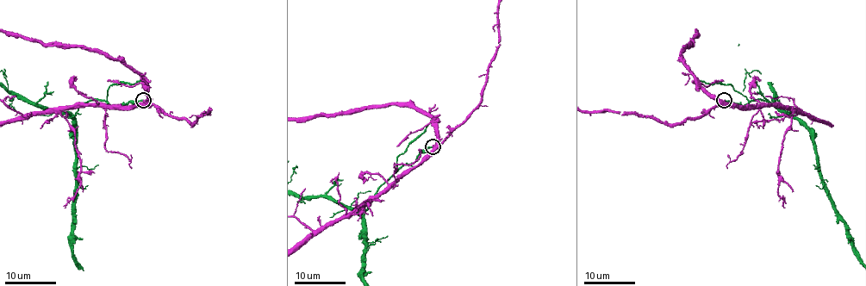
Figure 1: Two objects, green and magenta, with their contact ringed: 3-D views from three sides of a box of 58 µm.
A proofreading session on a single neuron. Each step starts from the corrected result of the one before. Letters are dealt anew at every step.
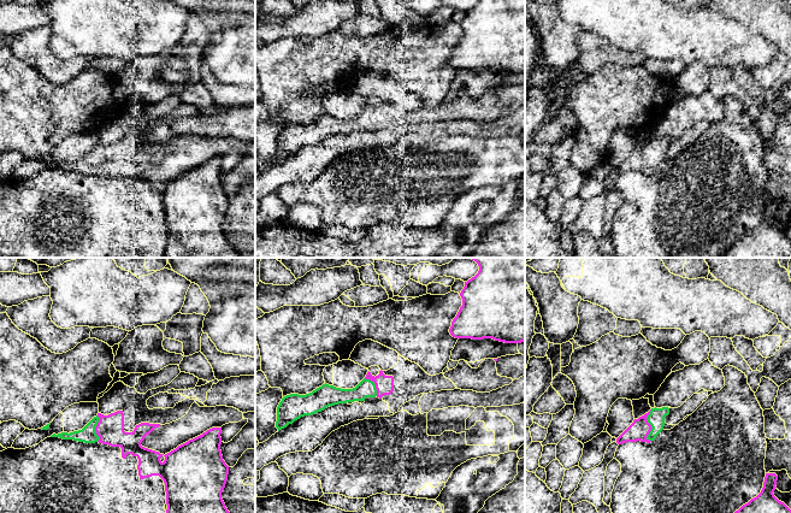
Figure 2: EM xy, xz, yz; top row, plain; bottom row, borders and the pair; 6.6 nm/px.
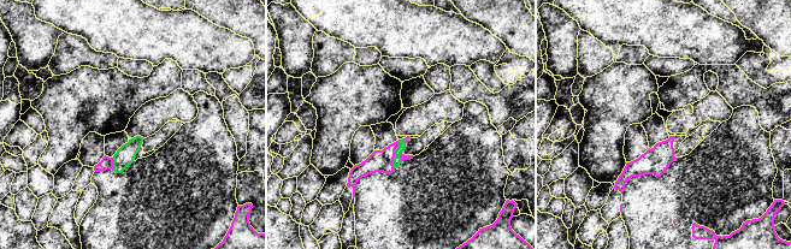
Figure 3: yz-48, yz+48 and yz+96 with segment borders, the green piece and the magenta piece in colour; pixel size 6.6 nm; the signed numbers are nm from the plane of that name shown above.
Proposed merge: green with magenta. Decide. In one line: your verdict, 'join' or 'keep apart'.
keep apart

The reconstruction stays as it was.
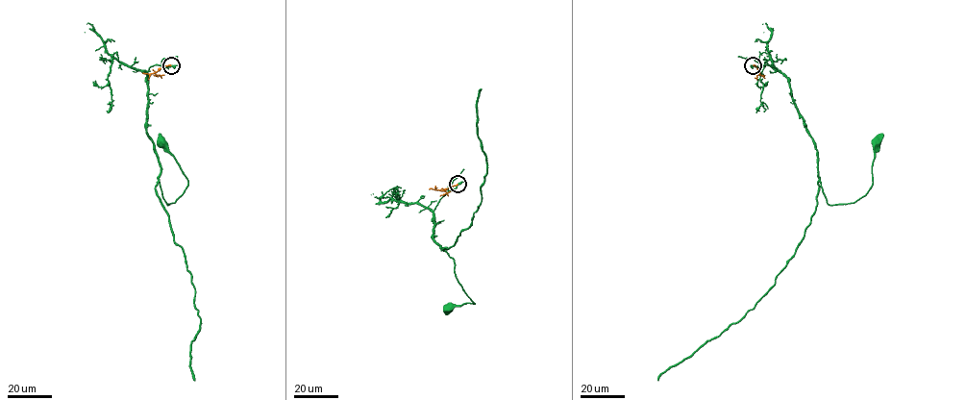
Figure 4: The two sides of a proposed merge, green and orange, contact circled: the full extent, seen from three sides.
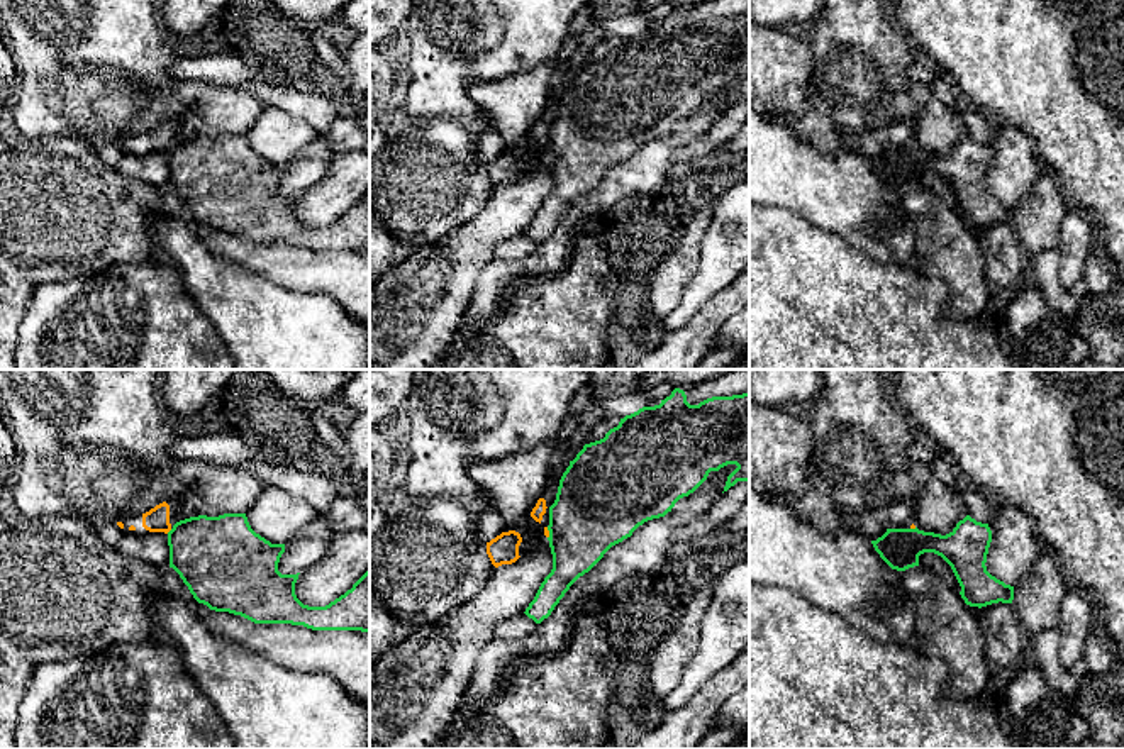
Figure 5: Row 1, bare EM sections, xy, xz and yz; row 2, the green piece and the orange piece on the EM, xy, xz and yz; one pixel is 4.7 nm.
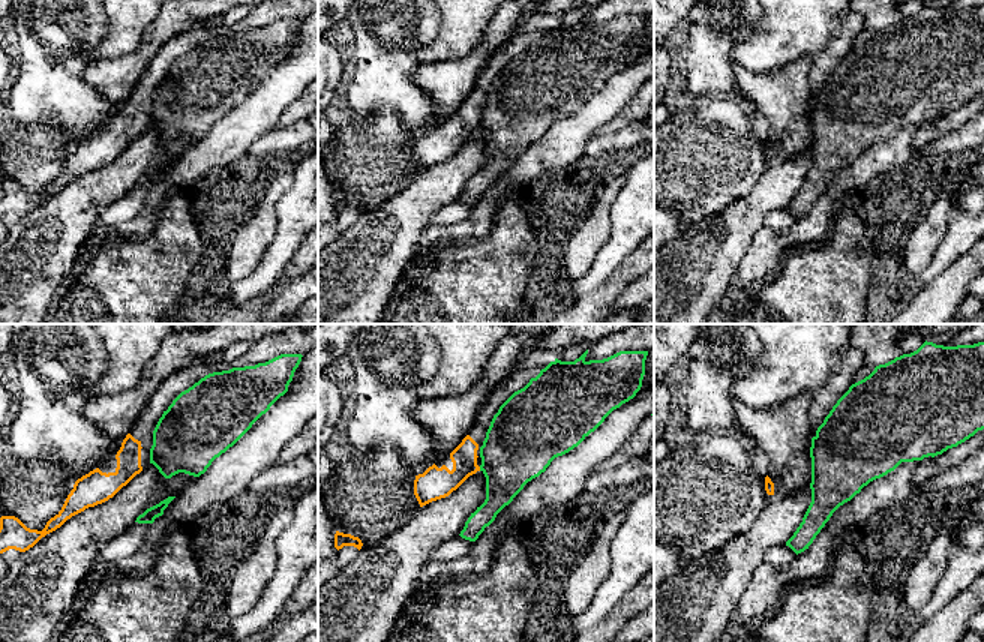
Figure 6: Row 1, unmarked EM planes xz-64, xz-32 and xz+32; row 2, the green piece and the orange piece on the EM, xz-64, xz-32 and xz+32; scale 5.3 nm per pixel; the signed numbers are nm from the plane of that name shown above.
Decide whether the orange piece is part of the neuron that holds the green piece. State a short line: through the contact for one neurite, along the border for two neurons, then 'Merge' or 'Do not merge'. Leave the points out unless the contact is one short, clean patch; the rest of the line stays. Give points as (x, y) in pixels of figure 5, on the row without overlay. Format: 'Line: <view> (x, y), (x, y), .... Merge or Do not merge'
Line: xy (172, 149), (166, 153). Do not merge

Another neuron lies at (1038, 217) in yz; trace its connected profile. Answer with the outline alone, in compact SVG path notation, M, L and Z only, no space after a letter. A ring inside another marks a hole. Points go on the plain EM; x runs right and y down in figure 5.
M1044 171L1031 193L1014 205L1012 229L1019 244L1032 256L1056 246L1061 220L1068 212L1056 178Z

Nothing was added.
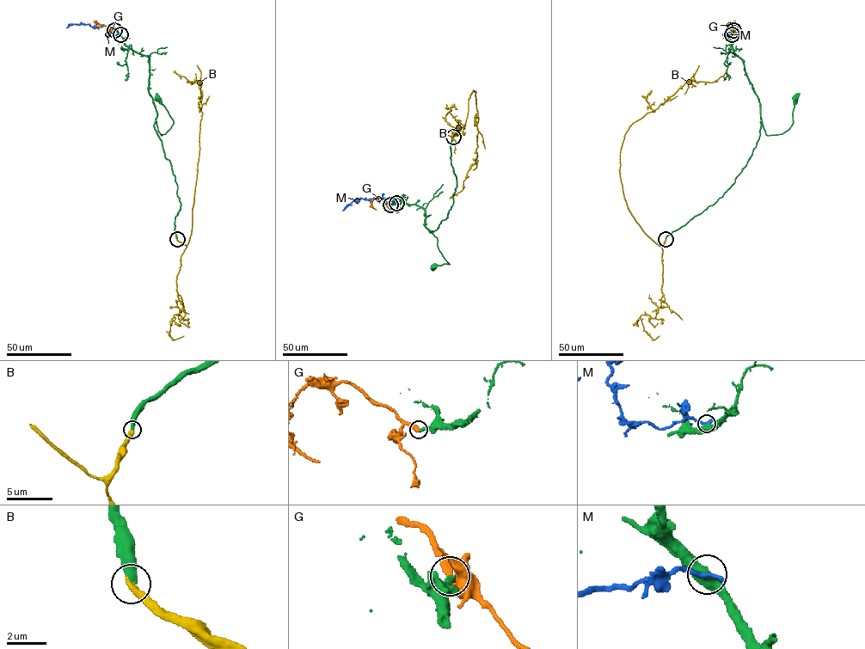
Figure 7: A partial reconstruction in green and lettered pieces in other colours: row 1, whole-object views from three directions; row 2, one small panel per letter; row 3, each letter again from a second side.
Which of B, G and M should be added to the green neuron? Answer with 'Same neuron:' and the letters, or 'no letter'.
Same neuron: B

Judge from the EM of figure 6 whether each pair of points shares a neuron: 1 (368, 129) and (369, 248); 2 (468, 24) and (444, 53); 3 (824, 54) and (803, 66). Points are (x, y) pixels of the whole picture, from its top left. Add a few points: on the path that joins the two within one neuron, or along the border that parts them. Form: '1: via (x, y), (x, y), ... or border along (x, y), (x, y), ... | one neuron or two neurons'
1: border along (399, 191), (380, 204), (362, 212) | two neurons
2: via (461, 32), (449, 45) | one neuron
3: border along (774, 69), (807, 59), (809, 87), (813, 92) | two neurons

